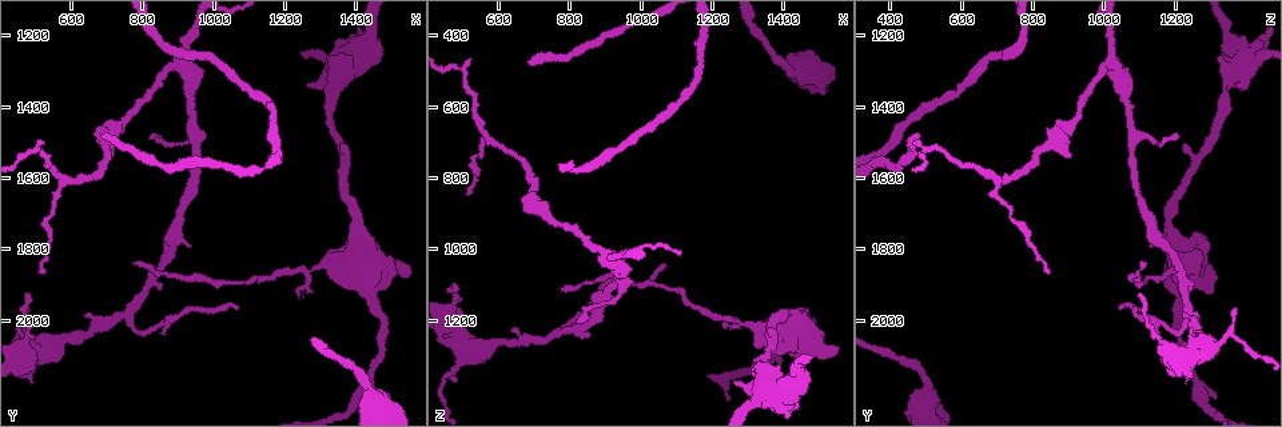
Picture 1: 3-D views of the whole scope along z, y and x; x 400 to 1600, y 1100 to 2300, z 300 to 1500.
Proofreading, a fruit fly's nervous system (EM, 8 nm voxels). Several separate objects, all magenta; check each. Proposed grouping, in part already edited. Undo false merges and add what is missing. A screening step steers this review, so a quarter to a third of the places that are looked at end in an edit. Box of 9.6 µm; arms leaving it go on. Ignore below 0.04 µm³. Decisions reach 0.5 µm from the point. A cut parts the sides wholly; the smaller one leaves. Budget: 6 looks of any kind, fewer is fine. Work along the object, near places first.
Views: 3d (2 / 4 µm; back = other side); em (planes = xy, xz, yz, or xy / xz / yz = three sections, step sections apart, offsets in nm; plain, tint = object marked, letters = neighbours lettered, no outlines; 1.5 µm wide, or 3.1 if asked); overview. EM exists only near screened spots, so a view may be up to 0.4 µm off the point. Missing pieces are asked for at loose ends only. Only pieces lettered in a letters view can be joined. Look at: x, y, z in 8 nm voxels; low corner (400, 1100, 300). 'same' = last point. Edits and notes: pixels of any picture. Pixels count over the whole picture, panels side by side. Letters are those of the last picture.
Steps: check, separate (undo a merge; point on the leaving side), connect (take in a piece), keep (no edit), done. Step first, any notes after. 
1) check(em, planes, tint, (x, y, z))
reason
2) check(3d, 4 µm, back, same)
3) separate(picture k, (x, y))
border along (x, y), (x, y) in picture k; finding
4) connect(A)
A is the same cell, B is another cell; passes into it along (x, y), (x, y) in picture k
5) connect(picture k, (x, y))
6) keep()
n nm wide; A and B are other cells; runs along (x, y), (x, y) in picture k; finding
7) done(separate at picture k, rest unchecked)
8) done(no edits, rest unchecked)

check(3d, 2 µm, (1360, 1510, 1230))
an open end

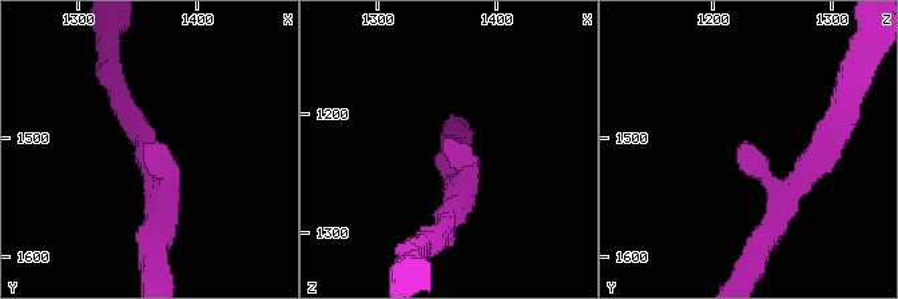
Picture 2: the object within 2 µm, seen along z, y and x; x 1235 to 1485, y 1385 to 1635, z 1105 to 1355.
check(em, planes, letters, (1356, 1506, 1226))
arms of 170, 200 nm

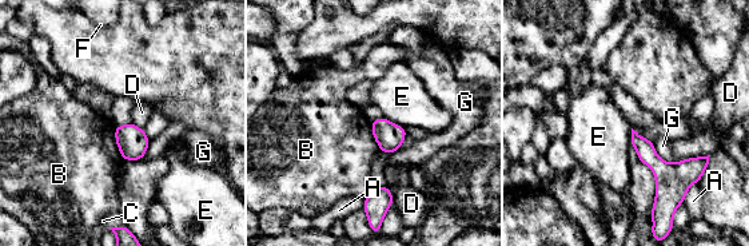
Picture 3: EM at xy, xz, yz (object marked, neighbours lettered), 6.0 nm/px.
keep()
A, B, C, D, E, F and G are other cells; border along (114, 126), (114, 139), (123, 159) in picture 3; none of them fits

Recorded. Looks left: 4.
check(3d, 4 µm, (910, 1280, 1020))
calibre changes

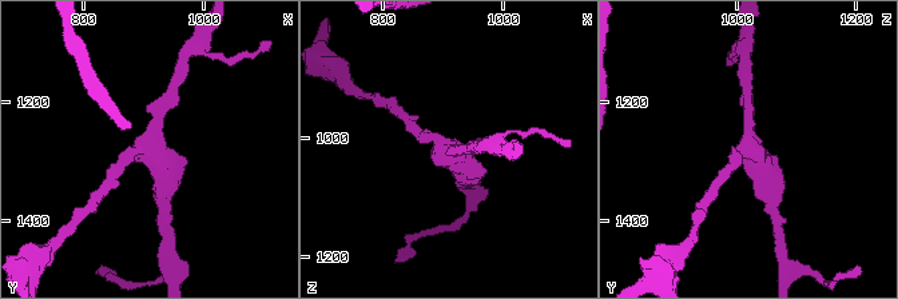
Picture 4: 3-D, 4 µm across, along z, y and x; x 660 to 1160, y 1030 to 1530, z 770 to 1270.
check(em, planes, letters, (910, 1280, 1025))
3 arms; arms of 170, 190, 240 nm; now the EM

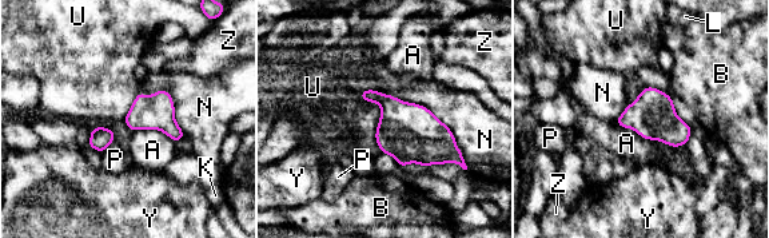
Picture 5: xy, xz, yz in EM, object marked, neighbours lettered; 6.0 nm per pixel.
keep()
A, B, K, L, N, P, U, Y and Z are other cells; border along (614, 122), (674, 149) in picture 5; one neuron here

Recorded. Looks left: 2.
check(3d, 4 µm, (1230, 1930, 1220))
tapers out

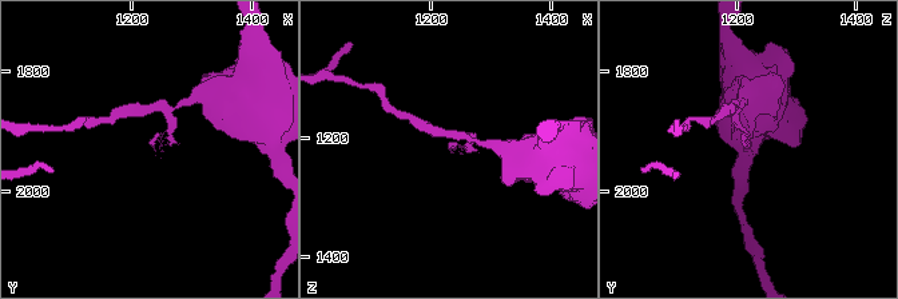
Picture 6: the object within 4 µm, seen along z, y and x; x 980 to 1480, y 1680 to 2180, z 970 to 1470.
check(em, planes, letters, (1235, 1935, 1215))
now the EM

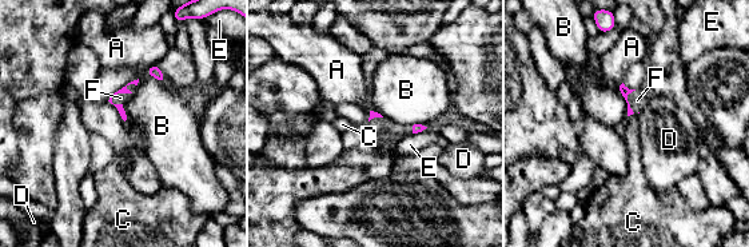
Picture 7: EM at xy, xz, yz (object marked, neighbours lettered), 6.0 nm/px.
connect(F)
F touches over 190 nm; F is the same cell, A, B, C, D and E are other cells; passes into it along (123, 90), (124, 92), (120, 98) in picture 7; the neuron continues

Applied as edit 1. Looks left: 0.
done(connect at picture 7, rest unchecked)

